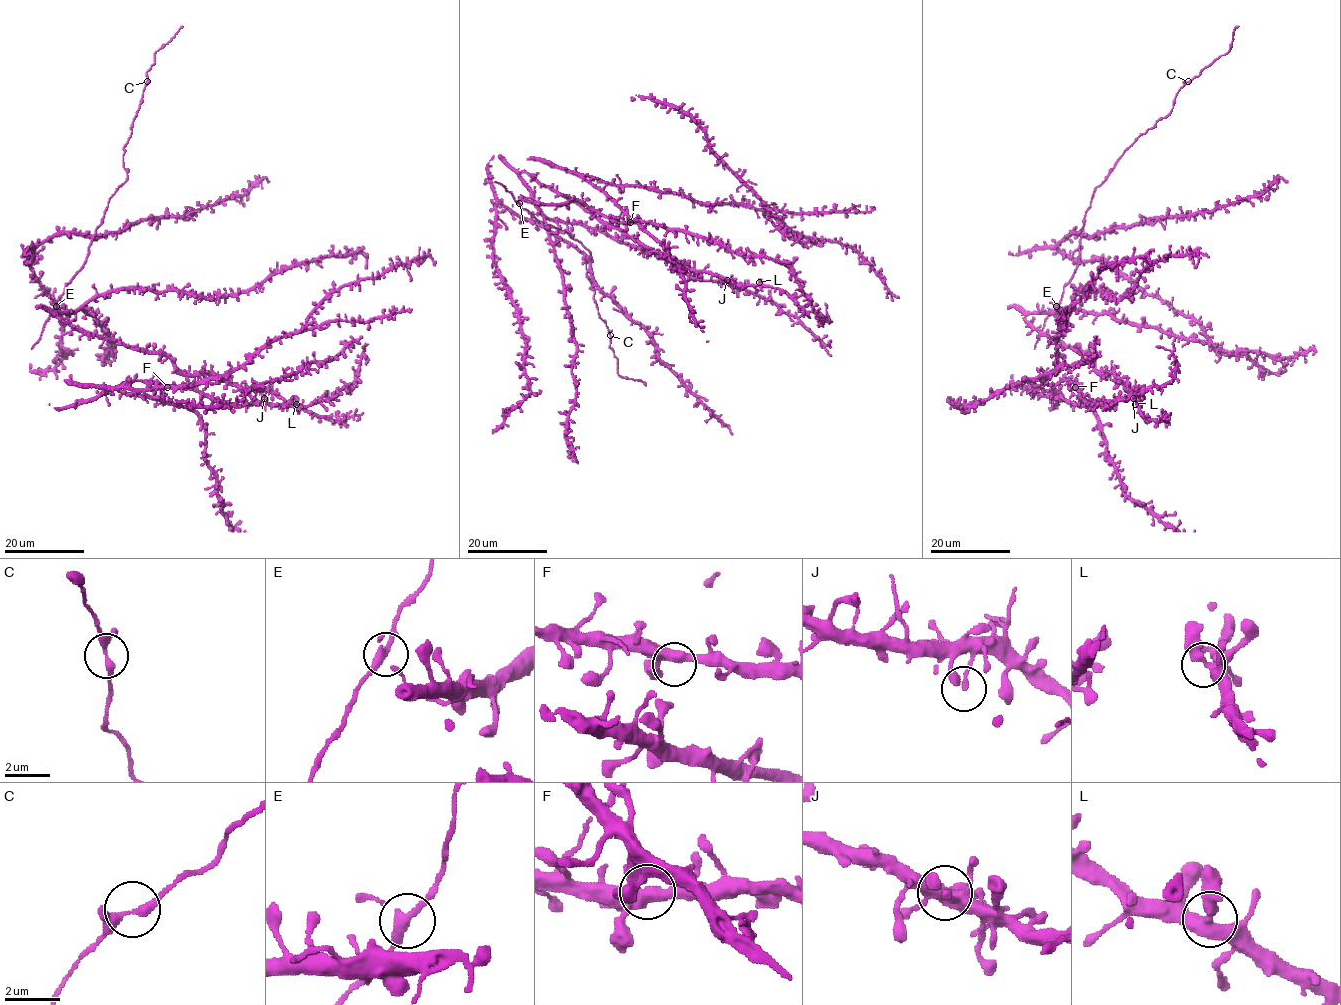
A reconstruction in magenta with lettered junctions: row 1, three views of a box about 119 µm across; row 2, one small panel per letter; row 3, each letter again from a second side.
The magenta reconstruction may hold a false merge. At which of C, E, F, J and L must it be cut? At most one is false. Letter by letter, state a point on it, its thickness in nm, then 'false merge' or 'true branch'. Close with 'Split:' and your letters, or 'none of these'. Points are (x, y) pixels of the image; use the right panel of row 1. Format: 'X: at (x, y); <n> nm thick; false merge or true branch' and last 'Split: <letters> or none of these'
C: at (1188, 81); 240 nm thick; true branch
E: at (1056, 306); 280 nm thick; true branch
F: at (1075, 387); 380 nm thick; true branch
J: at (1133, 398); 280 nm thick; true branch
L: at (1135, 404); 420 nm thick; true branch
Split: none of these

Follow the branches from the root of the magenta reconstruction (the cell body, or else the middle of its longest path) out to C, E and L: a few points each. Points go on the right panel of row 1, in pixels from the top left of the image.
C: (1125, 388), (1025, 316), (1050, 314), (1049, 303), (1059, 302), (1078, 265), (1094, 189), (1170, 113), (1188, 82)
E: (1125, 388), (1112, 374), (1100, 374), (1085, 353), (1025, 320), (1027, 314), (1050, 314), (1049, 303), (1056, 306)
L: (1125, 388), (1139, 396), (1139, 402), (1135, 404)

